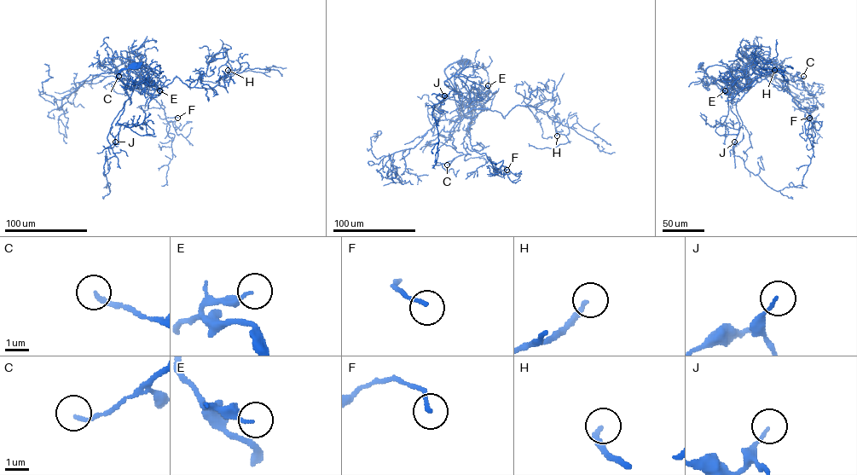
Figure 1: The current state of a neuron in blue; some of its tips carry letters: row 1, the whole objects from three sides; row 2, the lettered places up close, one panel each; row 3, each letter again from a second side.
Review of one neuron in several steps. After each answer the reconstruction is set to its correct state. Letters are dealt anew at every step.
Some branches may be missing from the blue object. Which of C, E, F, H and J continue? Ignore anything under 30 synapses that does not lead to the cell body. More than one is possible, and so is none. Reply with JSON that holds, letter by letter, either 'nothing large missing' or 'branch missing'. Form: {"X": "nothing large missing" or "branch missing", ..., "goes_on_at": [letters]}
{"C": "branch missing", "E": "nothing large missing", "F": "nothing large missing", "H": "branch missing", "J": "nothing large missing", "goes_on_at": ["C", "H"]}

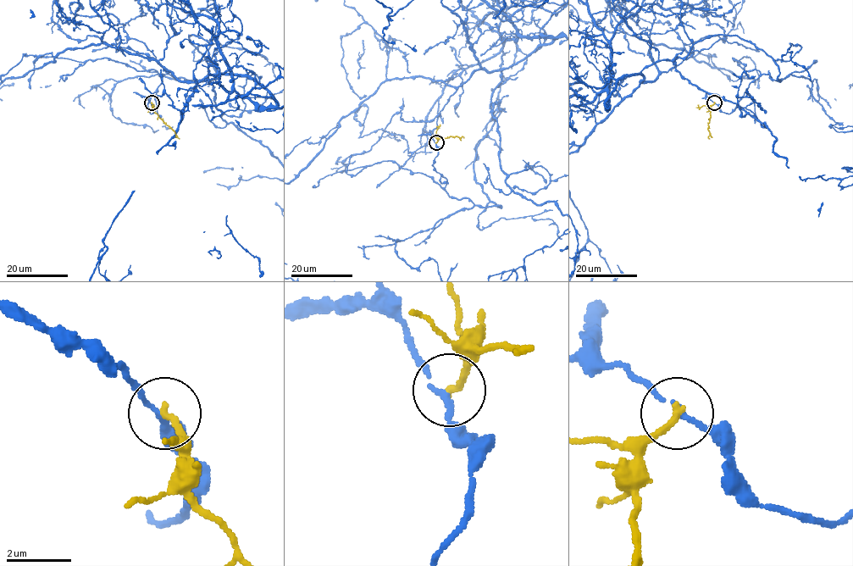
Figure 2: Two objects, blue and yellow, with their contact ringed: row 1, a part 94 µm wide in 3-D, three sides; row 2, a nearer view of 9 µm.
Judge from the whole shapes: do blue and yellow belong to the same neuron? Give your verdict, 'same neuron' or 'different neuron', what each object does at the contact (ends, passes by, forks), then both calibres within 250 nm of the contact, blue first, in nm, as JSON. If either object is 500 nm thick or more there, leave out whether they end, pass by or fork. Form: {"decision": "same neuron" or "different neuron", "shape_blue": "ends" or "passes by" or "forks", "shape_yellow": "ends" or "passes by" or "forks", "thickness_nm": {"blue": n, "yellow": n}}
{"decision": "different neuron", "shape_blue": "passes by", "shape_yellow": "ends", "thickness_nm": {"blue": 130, "yellow": 240}}

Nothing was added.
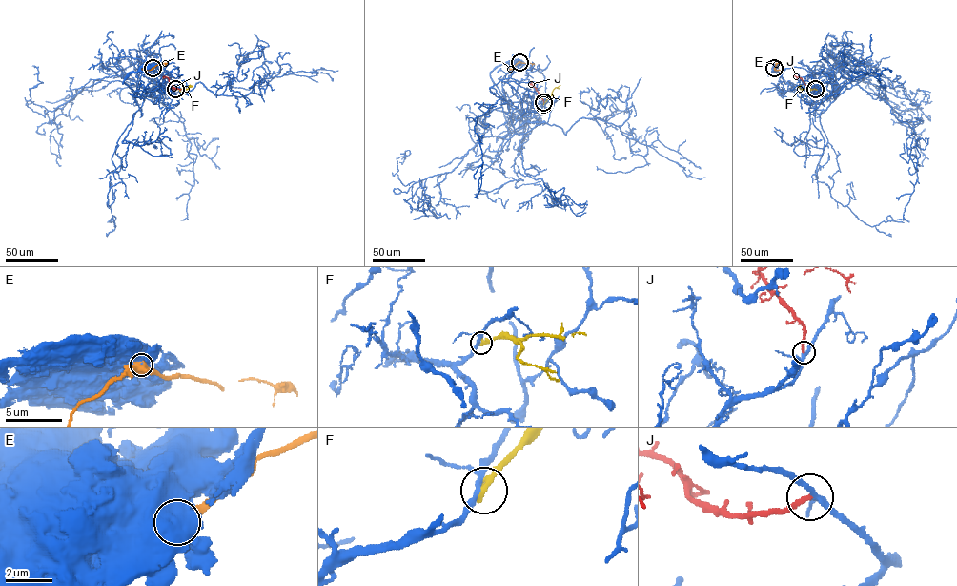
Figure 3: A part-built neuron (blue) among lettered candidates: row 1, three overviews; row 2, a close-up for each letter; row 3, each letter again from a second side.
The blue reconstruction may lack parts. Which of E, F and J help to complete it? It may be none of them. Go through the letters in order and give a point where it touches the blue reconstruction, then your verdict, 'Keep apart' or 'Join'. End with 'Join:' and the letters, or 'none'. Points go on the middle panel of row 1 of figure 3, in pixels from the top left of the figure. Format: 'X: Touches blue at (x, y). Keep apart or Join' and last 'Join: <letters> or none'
E: Touches blue at (519, 62). Keep apart
F: Touches blue at (543, 104). Keep apart
J: Touches blue at (543, 102). Join
Join: J

